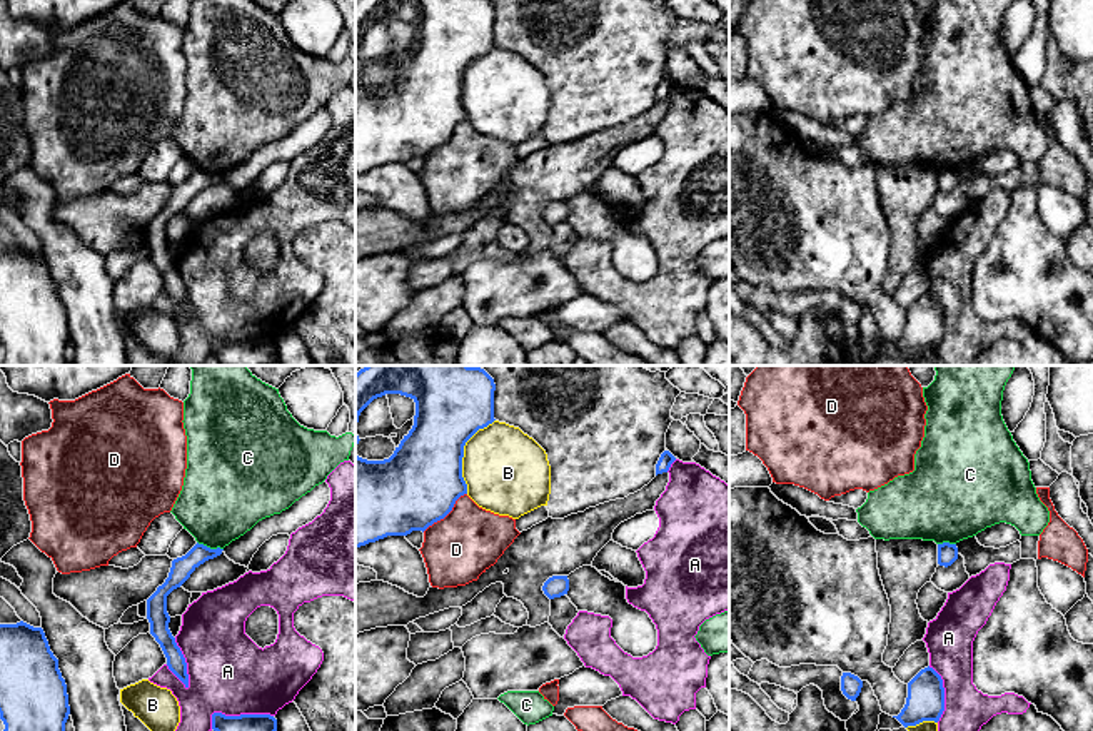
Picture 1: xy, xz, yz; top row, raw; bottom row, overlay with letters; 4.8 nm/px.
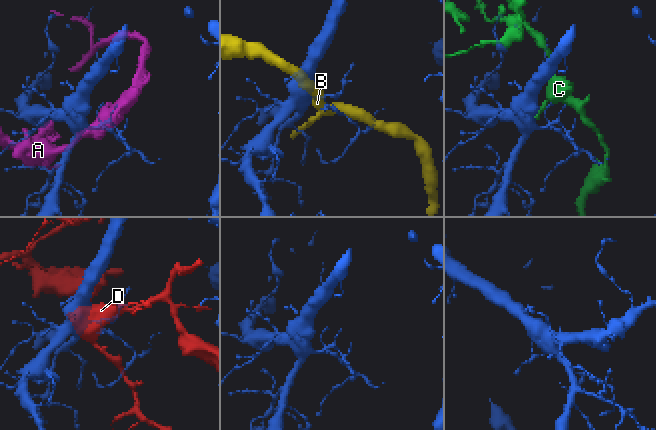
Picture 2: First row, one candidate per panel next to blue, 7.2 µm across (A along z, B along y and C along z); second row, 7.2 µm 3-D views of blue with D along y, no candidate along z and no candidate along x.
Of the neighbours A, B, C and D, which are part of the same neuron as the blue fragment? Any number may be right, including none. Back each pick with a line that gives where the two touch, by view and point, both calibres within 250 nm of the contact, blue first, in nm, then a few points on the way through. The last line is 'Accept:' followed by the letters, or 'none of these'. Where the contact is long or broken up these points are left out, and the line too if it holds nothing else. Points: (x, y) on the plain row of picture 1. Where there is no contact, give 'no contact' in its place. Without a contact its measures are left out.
Accept: none of these

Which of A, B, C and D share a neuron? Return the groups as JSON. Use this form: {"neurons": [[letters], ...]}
{"neurons": [["A"], ["B"], ["C"], ["D"]]}

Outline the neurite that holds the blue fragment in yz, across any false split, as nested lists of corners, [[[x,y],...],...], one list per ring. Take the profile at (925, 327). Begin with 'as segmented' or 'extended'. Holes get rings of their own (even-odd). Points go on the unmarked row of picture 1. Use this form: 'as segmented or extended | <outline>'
as segmented | [[[933,294],[921,295],[908,309],[906,330],[896,344],[904,354],[923,347],[938,349],[944,337],[944,314],[941,302]]]

